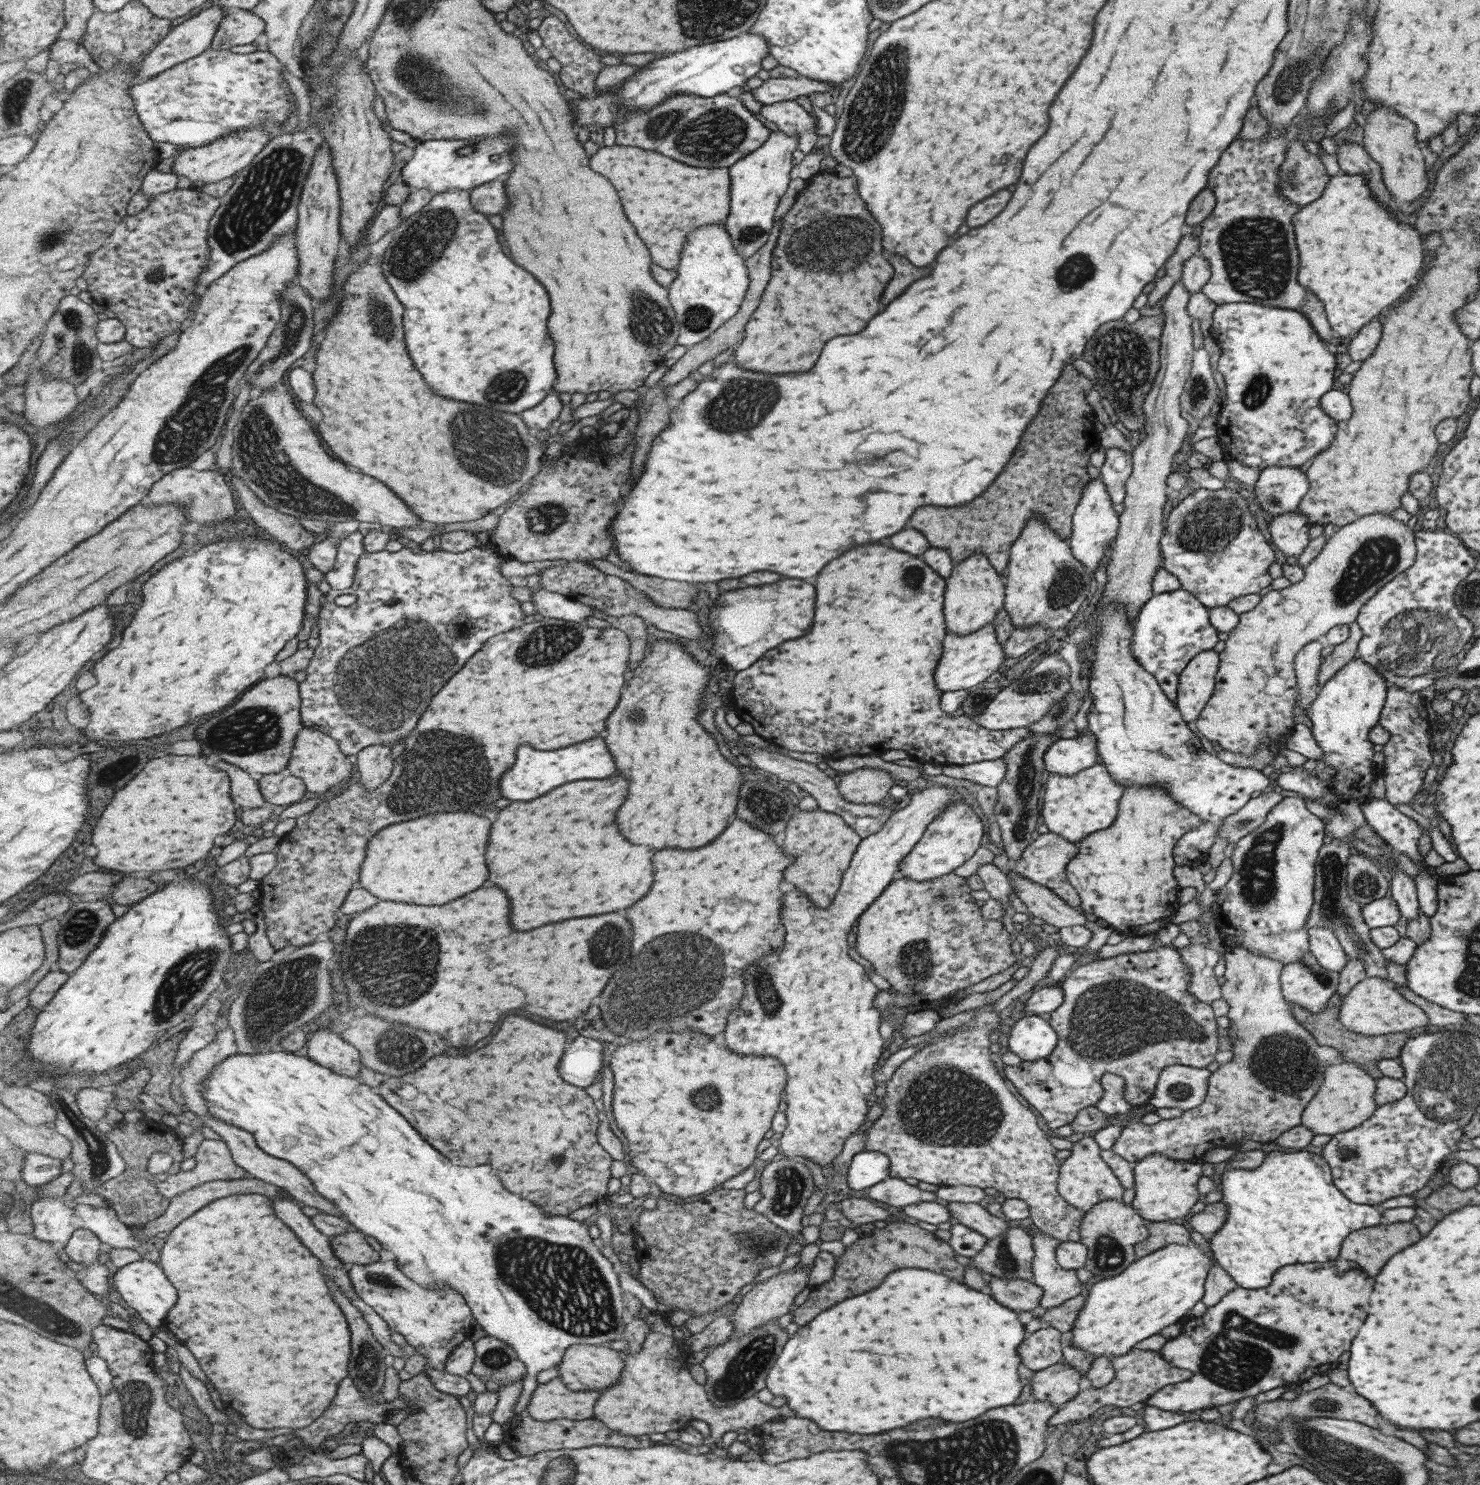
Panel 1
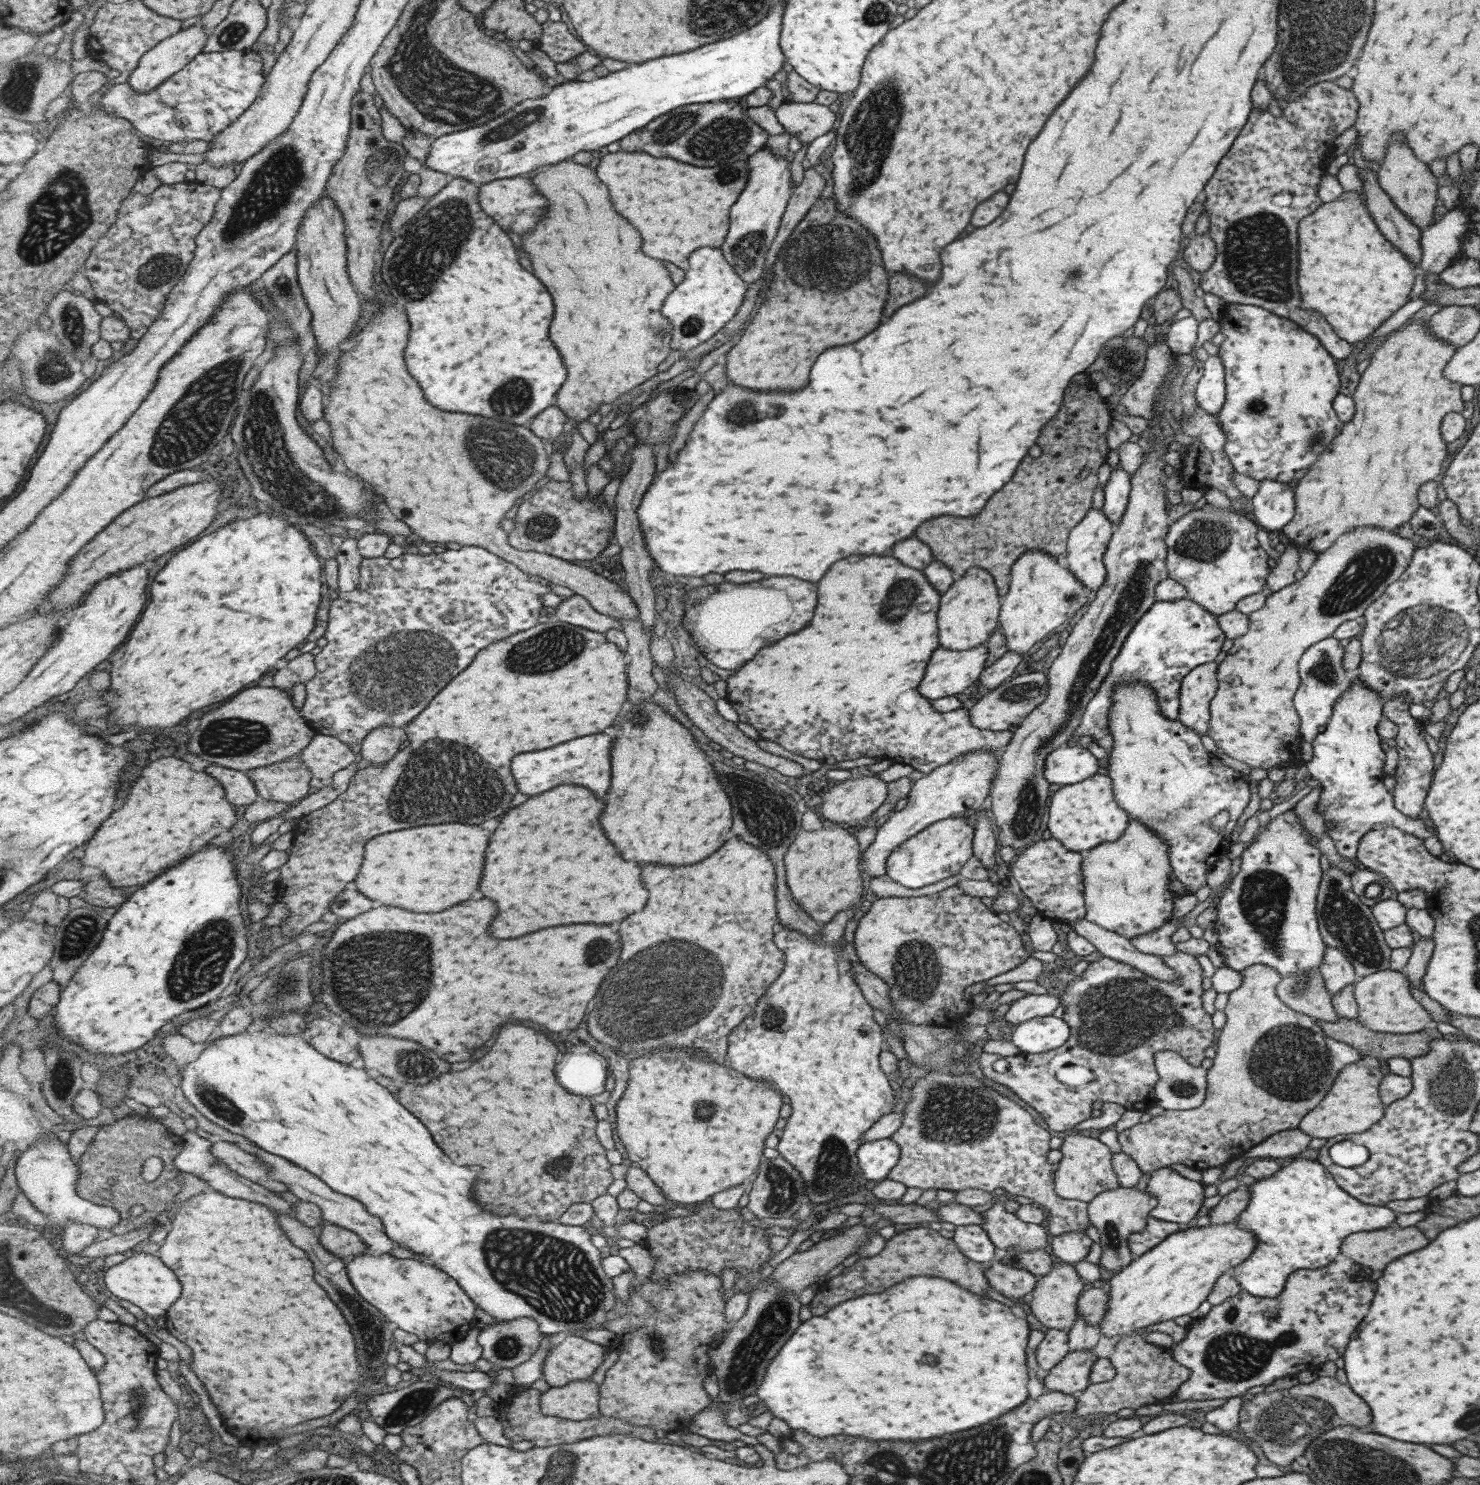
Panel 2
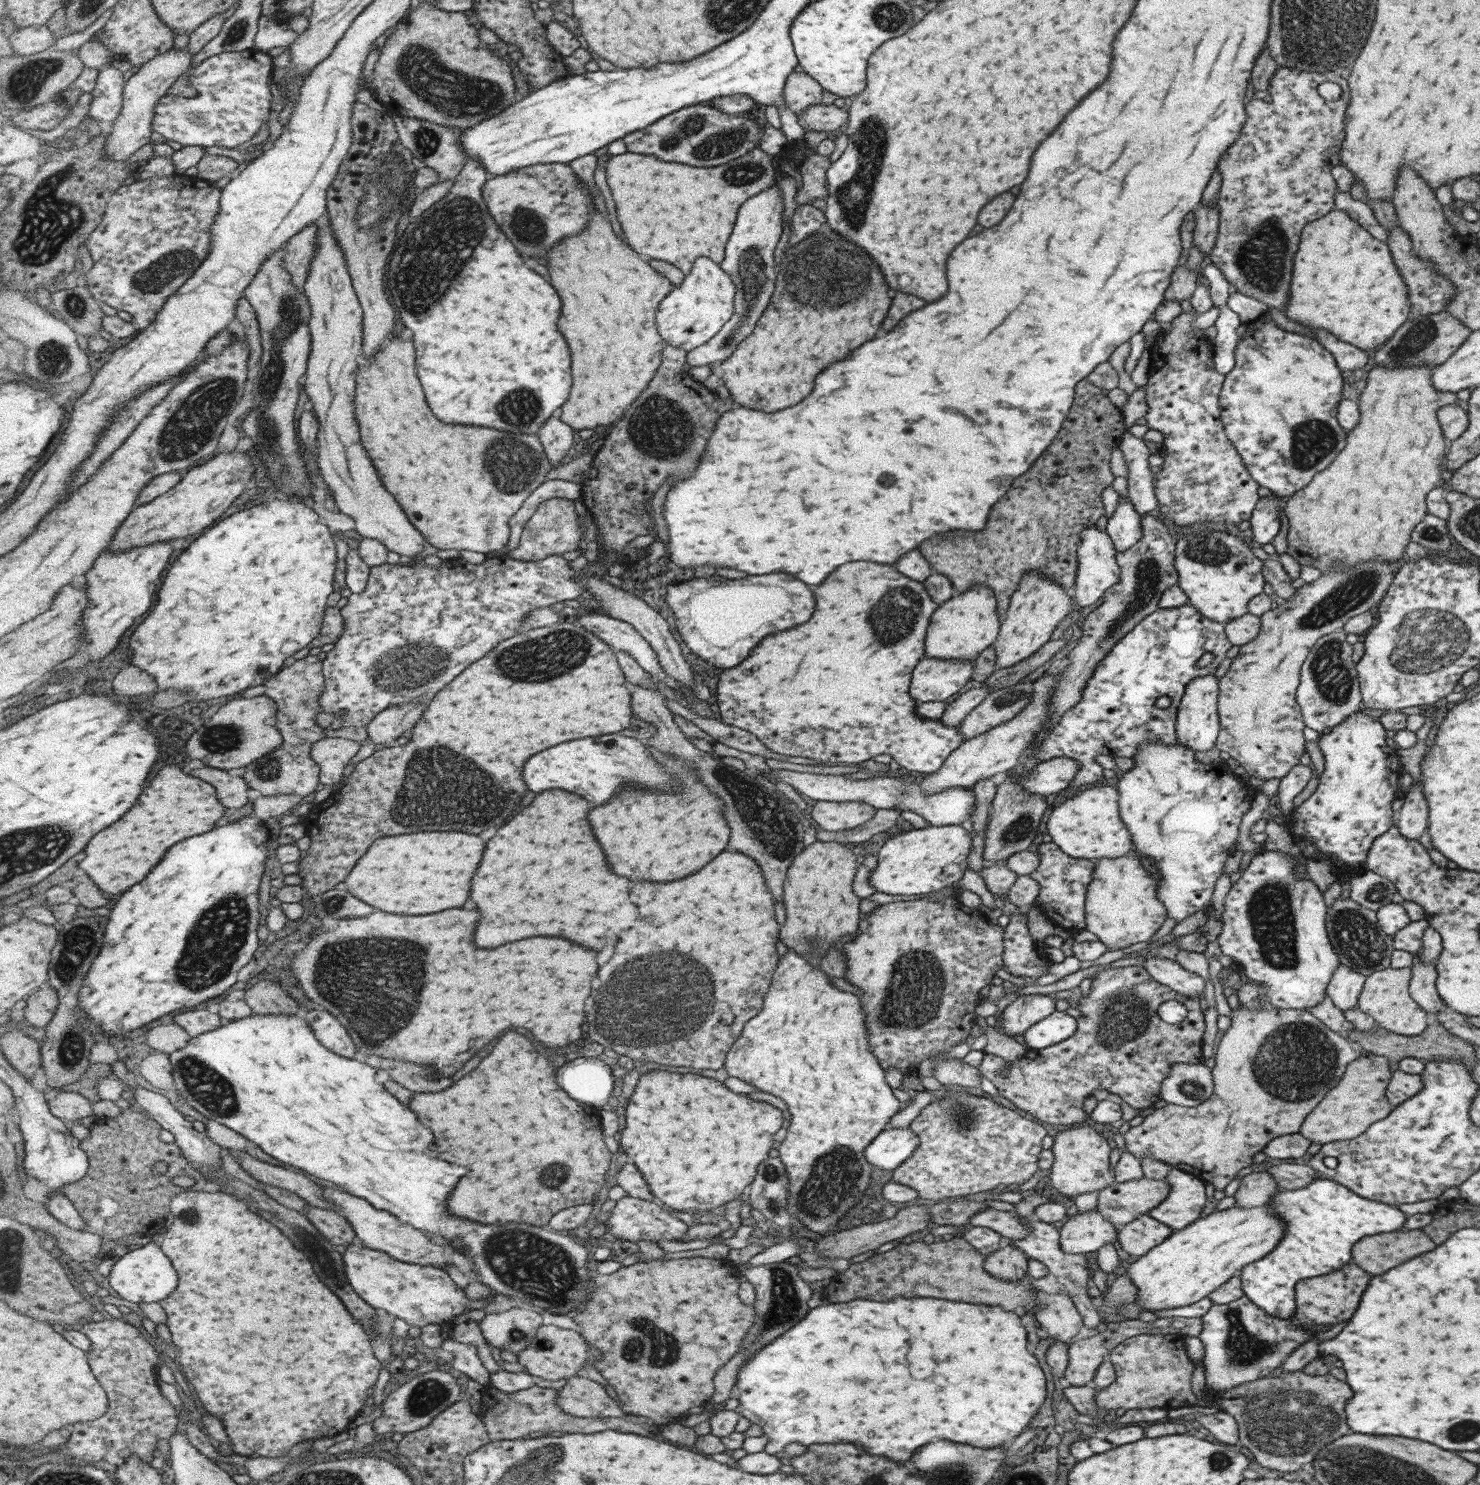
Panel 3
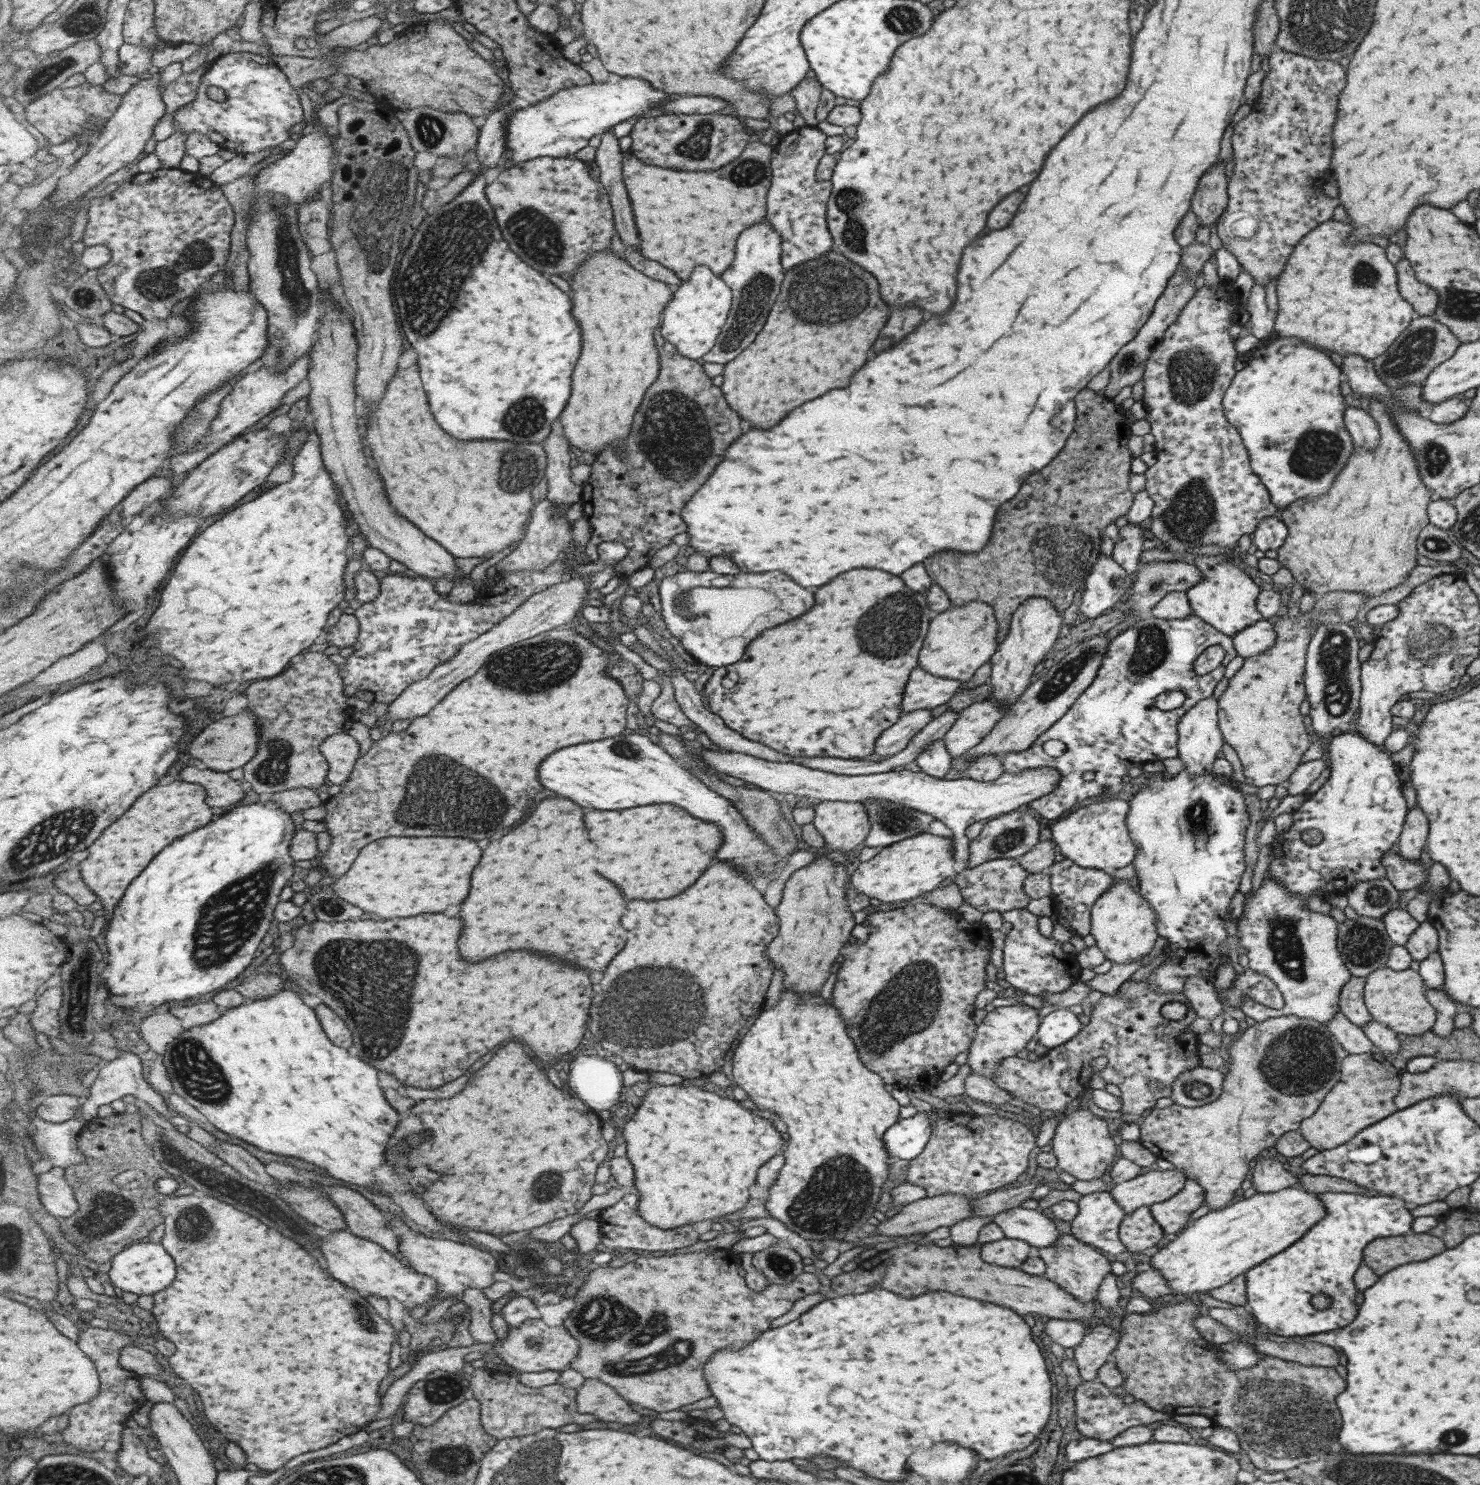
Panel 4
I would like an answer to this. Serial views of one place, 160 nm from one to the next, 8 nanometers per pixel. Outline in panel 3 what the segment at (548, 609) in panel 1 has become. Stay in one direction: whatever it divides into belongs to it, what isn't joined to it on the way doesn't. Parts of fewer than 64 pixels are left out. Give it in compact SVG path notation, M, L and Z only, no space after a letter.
M597 612L584 613L577 616L574 621L607 641L615 652L620 650L627 652L647 673L655 675L667 686L675 688L680 686L676 678L664 671L657 653L632 624Z

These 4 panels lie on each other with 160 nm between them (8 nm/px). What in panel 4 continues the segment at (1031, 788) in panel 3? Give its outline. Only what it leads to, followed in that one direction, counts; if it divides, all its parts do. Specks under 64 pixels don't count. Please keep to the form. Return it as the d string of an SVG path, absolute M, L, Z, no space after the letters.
M704 749L699 754L701 760L719 775L731 775L753 784L757 789L769 792L779 792L788 798L805 796L819 801L866 802L866 800L888 800L908 808L914 808L923 814L939 820L951 830L954 836L954 860L966 866L968 861L967 842L964 829L973 822L999 816L1017 808L1021 808L1032 800L1055 790L1060 779L1058 770L1049 767L1028 768L1016 773L1003 772L999 778L989 782L977 782L964 776L935 778L924 772L912 772L908 769L887 771L870 775L845 776L807 768L791 762L774 763L747 753L719 749L713 751Z

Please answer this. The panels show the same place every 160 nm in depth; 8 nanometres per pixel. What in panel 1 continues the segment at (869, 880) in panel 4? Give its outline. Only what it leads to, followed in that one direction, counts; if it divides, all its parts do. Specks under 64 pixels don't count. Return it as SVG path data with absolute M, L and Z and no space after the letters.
M963 799L951 801L929 824L915 846L903 857L898 866L901 877L924 881L949 874L961 866L979 848L983 836L983 824L977 814Z

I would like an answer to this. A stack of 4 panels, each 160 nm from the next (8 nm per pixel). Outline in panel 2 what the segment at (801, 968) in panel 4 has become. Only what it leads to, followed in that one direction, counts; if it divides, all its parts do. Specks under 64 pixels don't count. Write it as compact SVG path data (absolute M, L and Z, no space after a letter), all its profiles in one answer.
M822 820L819 830L799 829L783 855L787 886L817 924L829 922L840 910L859 902L863 889L859 875L861 850L850 828Z

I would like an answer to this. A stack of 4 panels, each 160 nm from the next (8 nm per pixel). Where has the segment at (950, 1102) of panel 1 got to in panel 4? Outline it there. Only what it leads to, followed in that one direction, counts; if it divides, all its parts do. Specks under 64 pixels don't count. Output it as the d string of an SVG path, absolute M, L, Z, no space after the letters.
M936 1112L931 1136L923 1150L908 1162L905 1183L925 1190L926 1196L979 1196L1010 1186L1025 1174L1035 1135L1018 1121L997 1115Z

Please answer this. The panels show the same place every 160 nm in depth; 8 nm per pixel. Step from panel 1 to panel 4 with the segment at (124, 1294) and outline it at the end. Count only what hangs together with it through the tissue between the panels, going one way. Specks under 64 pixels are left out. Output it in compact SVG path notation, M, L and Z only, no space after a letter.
M147 1241L146 1243L136 1243L127 1247L112 1260L112 1267L107 1272L109 1281L118 1292L132 1292L141 1296L141 1294L154 1295L169 1288L175 1280L177 1274L177 1264L171 1258L171 1253L160 1243Z

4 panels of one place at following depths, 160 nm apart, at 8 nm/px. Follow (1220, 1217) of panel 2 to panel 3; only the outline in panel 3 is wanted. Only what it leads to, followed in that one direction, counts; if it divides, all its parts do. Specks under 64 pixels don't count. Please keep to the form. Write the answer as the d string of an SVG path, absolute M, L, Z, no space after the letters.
M1266 1171L1249 1173L1239 1179L1236 1193L1232 1196L1236 1200L1237 1208L1253 1208L1266 1204L1270 1196L1278 1190L1278 1185Z

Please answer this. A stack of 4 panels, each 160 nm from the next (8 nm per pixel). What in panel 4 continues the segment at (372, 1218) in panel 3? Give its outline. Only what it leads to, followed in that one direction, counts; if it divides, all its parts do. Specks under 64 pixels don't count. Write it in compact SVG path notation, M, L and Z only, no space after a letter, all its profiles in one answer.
M387 1213L387 1216L390 1218L388 1224L392 1226L392 1229L400 1238L402 1256L406 1258L406 1261L410 1262L410 1266L416 1272L432 1276L438 1282L440 1292L438 1292L438 1296L430 1304L421 1304L421 1306L409 1309L409 1315L414 1320L423 1318L430 1307L443 1298L447 1298L447 1296L460 1294L469 1287L482 1289L493 1284L493 1274L501 1266L499 1266L499 1262L489 1252L475 1248L473 1244L466 1245L465 1243L453 1242L453 1240L437 1240L435 1237L425 1236L421 1232L411 1230L399 1216L391 1215L390 1213Z

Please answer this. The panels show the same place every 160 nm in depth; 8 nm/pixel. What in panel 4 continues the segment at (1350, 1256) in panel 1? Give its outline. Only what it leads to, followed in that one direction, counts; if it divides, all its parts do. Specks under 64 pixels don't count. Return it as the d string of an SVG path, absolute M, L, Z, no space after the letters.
M1405 1233L1399 1236L1381 1237L1363 1247L1363 1264L1367 1264L1377 1276L1389 1272L1399 1264L1411 1260L1425 1260L1445 1249L1444 1242L1425 1233Z

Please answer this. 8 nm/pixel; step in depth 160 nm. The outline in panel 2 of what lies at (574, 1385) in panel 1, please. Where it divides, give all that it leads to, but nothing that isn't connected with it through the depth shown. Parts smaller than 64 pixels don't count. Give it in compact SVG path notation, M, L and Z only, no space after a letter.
M577 1335L553 1341L544 1364L544 1380L551 1387L567 1386L576 1380L590 1380L605 1362L603 1345Z

